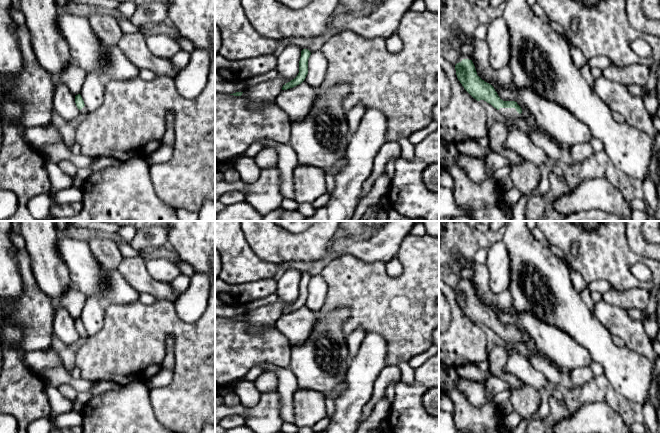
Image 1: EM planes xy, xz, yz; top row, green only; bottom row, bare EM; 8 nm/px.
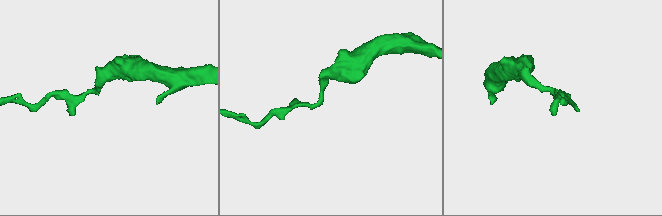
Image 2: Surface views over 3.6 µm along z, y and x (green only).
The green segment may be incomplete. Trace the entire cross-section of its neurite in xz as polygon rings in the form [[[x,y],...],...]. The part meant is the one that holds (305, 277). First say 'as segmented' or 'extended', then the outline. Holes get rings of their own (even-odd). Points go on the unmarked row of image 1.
as segmented; [[[303,273],[301,275],[301,281],[299,285],[299,297],[293,304],[283,309],[282,314],[293,312],[301,308],[305,304],[308,298],[308,283],[310,279],[311,276],[308,273]]]

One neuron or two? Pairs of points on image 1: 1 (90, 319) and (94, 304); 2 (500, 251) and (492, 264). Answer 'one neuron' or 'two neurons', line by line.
1: one neuron
2: one neuron

